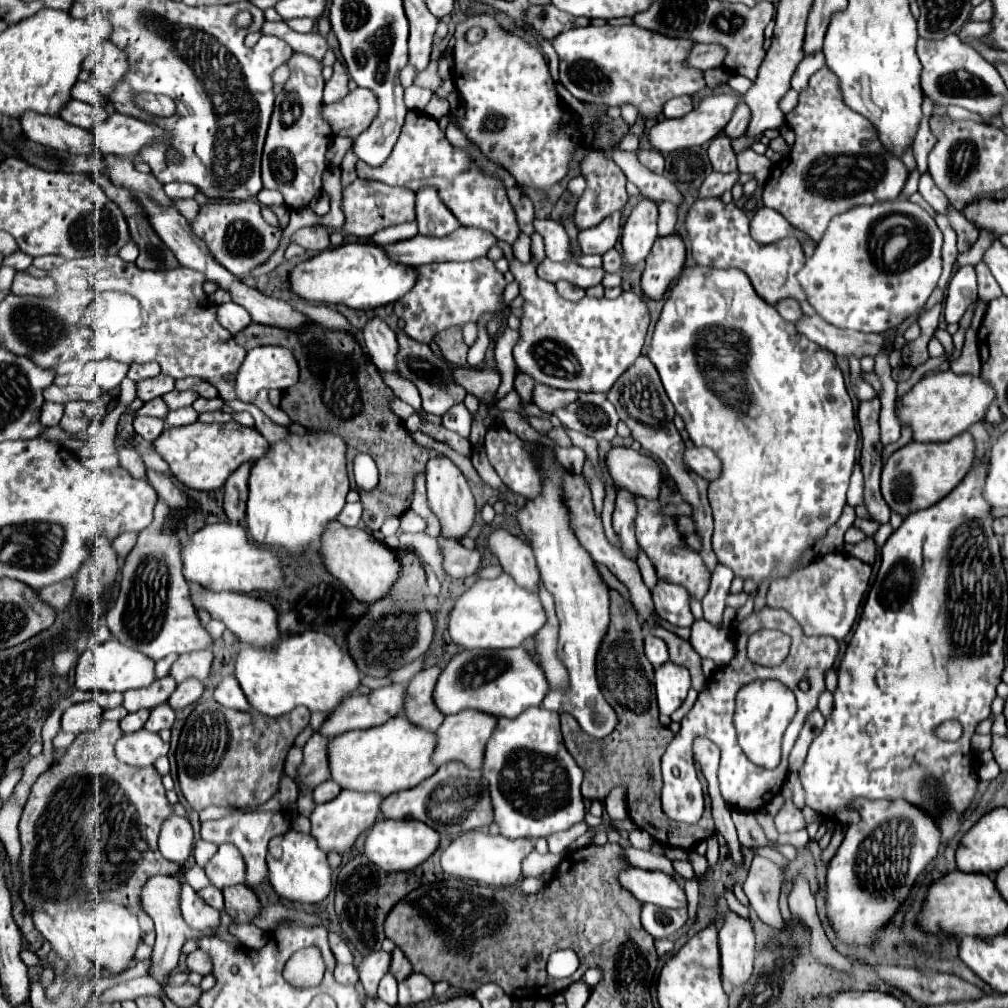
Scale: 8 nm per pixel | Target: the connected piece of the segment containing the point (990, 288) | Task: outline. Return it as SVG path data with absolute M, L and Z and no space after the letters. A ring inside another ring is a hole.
M977 263L975 265L977 269L977 293L979 293L979 299L983 301L991 301L991 299L997 299L1003 295L1001 287L995 283L993 275L989 273L989 269L985 267L985 263Z

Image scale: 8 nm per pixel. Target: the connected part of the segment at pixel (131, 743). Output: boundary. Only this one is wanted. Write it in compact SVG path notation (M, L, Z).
M145 729L127 733L115 743L117 759L121 759L127 765L137 765L137 767L153 765L155 759L161 755L167 755L167 751L169 751L169 745L161 741L157 733L149 733Z

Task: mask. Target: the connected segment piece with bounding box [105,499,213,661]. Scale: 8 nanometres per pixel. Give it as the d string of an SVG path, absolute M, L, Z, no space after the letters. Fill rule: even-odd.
M162 499L155 505L153 523L139 531L137 543L125 557L121 569L121 589L113 607L107 611L107 627L123 645L149 655L153 661L169 653L193 653L213 645L211 635L201 625L191 603L189 583L181 571L181 545L173 531L167 531L169 505Z

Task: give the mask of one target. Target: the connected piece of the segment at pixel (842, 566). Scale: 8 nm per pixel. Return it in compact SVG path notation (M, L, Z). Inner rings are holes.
M839 551L827 553L817 557L807 567L797 569L793 575L789 575L789 579L773 579L767 593L767 605L787 609L797 619L805 635L829 635L843 639L857 619L869 577L871 565L859 561L857 557Z

